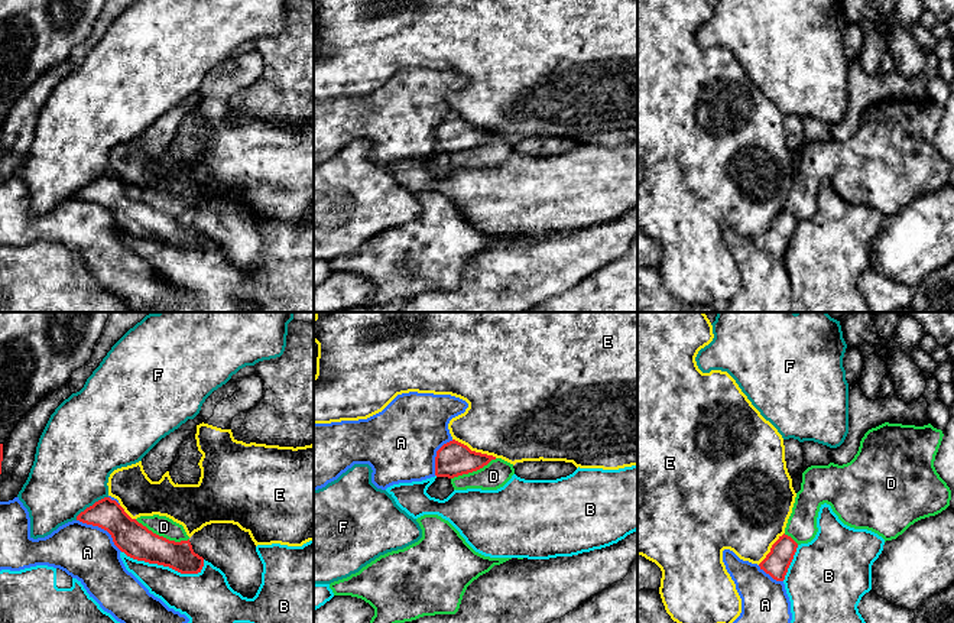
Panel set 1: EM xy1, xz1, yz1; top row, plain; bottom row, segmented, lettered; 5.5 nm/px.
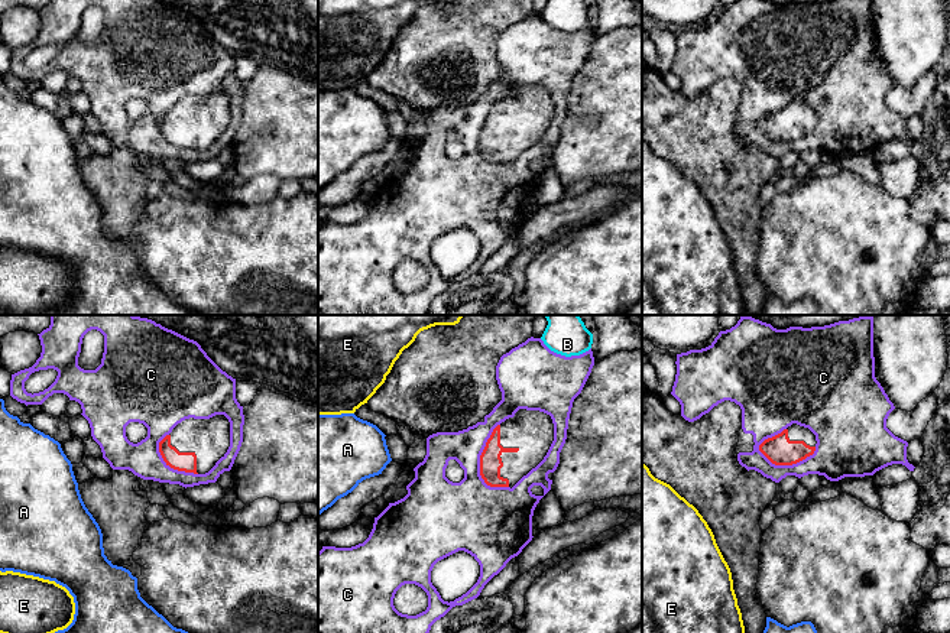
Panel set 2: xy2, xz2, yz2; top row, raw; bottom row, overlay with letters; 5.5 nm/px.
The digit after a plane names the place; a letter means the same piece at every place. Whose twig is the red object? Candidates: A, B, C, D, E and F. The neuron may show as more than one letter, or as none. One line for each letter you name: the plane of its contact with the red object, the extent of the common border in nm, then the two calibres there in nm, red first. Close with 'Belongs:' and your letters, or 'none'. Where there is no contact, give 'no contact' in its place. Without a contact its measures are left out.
Belongs: none

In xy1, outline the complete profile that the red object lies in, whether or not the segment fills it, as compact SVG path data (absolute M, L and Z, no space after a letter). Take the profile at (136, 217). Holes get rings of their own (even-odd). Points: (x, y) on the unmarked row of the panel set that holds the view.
M110 173L87 184L77 197L107 207L114 221L133 236L169 243L181 250L198 250L204 243L204 234L194 228L189 215L175 218L153 210Z

